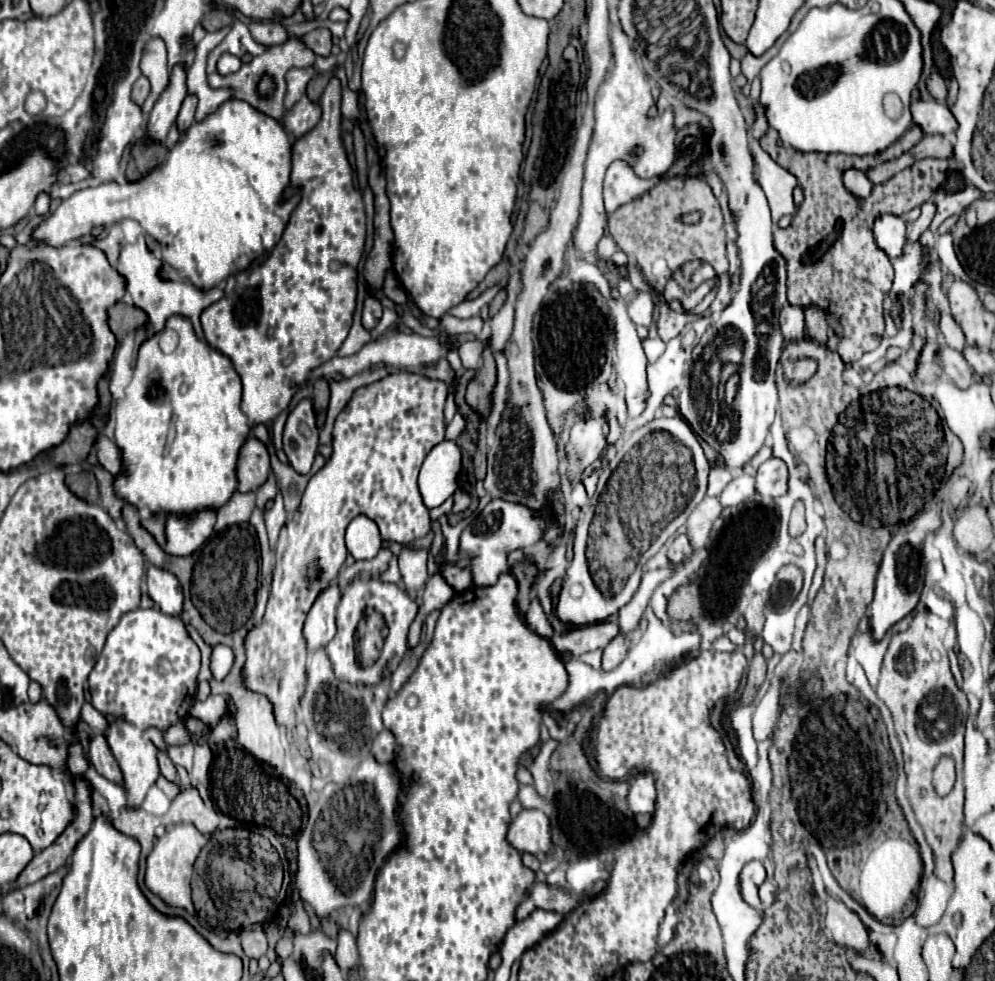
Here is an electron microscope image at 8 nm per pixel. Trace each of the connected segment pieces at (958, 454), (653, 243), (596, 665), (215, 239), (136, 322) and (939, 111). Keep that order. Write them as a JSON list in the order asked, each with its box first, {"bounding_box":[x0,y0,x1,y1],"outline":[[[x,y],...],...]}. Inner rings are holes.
[{"bounding_box":[946,428,962,478],"outline":[[[946,428],[946,444],[948,444],[948,464],[946,464],[946,478],[962,464],[962,442],[958,440],[958,436],[954,436],[950,432],[950,428]]]},{"bounding_box":[606,176,732,312],"outline":[[[696,176],[662,178],[640,198],[620,206],[606,216],[606,230],[618,244],[618,248],[640,268],[648,286],[662,294],[668,278],[678,266],[690,260],[704,260],[714,266],[718,274],[718,294],[710,306],[710,312],[720,312],[732,298],[728,260],[726,260],[726,232],[718,200],[714,198],[706,180]],[[698,212],[700,220],[686,224],[684,214]]]},{"bounding_box":[573,648,604,670],"outline":[[[596,648],[596,650],[590,650],[590,652],[584,652],[580,656],[573,656],[579,659],[581,662],[592,666],[594,670],[602,670],[601,668],[601,656],[603,654],[604,648]]]},{"bounding_box":[34,98,300,290],"outline":[[[230,98],[202,122],[194,122],[184,130],[160,166],[136,182],[104,182],[74,192],[34,230],[34,238],[50,246],[64,246],[88,234],[94,226],[112,226],[130,218],[160,244],[164,264],[196,288],[210,290],[230,274],[248,270],[258,256],[270,252],[282,238],[290,212],[300,202],[300,190],[292,198],[284,198],[284,190],[290,186],[290,166],[292,142],[282,122],[252,108],[244,100]]]},{"bounding_box":[108,302,148,340],"outline":[[[118,302],[116,306],[112,306],[108,312],[108,318],[110,318],[110,328],[118,340],[122,340],[128,332],[134,332],[136,328],[148,324],[148,316],[144,314],[144,310],[124,302]]]},{"bounding_box":[910,99,958,134],"outline":[[[928,99],[912,102],[910,106],[912,116],[914,116],[914,124],[920,124],[924,134],[952,134],[958,128],[958,122],[954,118],[954,114],[950,112],[948,106],[938,103],[936,100]]]}]

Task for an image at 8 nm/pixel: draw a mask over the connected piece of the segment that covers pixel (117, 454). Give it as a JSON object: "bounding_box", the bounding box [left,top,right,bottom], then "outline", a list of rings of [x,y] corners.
{"bounding_box":[94,436,124,476],"outline":[[[98,436],[96,440],[96,448],[94,448],[100,464],[112,474],[112,476],[118,476],[124,468],[124,462],[122,462],[122,450],[118,448],[116,442],[112,442],[110,438],[106,436]]]}

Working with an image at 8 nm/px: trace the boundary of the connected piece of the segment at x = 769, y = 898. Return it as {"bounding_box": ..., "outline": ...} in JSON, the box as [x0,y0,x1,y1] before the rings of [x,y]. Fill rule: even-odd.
{"bounding_box":[760,880,776,908],"outline":[[[766,880],[766,882],[760,886],[760,900],[762,900],[762,906],[768,908],[768,906],[774,902],[774,898],[776,898],[776,886]]]}

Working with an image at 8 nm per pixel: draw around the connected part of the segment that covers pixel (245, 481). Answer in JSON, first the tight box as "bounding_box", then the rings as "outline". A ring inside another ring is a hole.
{"bounding_box":[236,436,270,492],"outline":[[[250,436],[238,454],[238,462],[236,462],[238,486],[236,488],[240,492],[256,490],[260,484],[264,484],[268,474],[270,474],[270,454],[258,438]]]}

